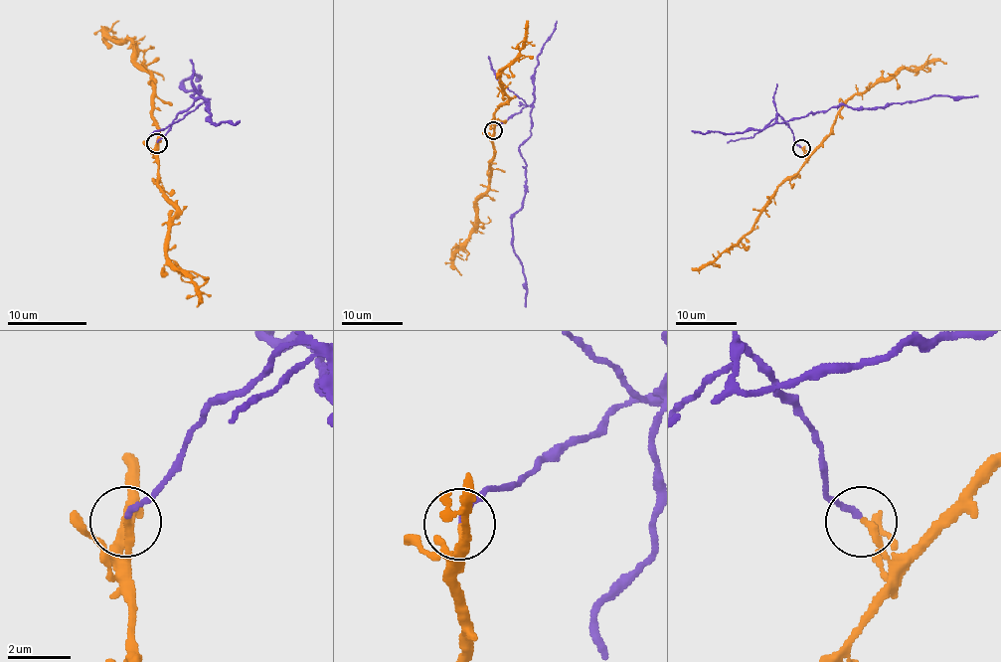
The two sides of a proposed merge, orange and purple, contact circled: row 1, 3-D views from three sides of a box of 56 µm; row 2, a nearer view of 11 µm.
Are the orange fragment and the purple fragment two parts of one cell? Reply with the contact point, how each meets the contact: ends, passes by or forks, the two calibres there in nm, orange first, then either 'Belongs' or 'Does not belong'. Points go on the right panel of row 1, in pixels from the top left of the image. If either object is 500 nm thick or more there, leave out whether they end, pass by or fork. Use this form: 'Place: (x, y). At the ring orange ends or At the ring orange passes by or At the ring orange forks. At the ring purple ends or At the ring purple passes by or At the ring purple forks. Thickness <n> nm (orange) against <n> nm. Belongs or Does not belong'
Place: (801, 148). At the ring orange ends. At the ring purple ends. Thickness 200 nm (orange) against 180 nm. Does not belong

